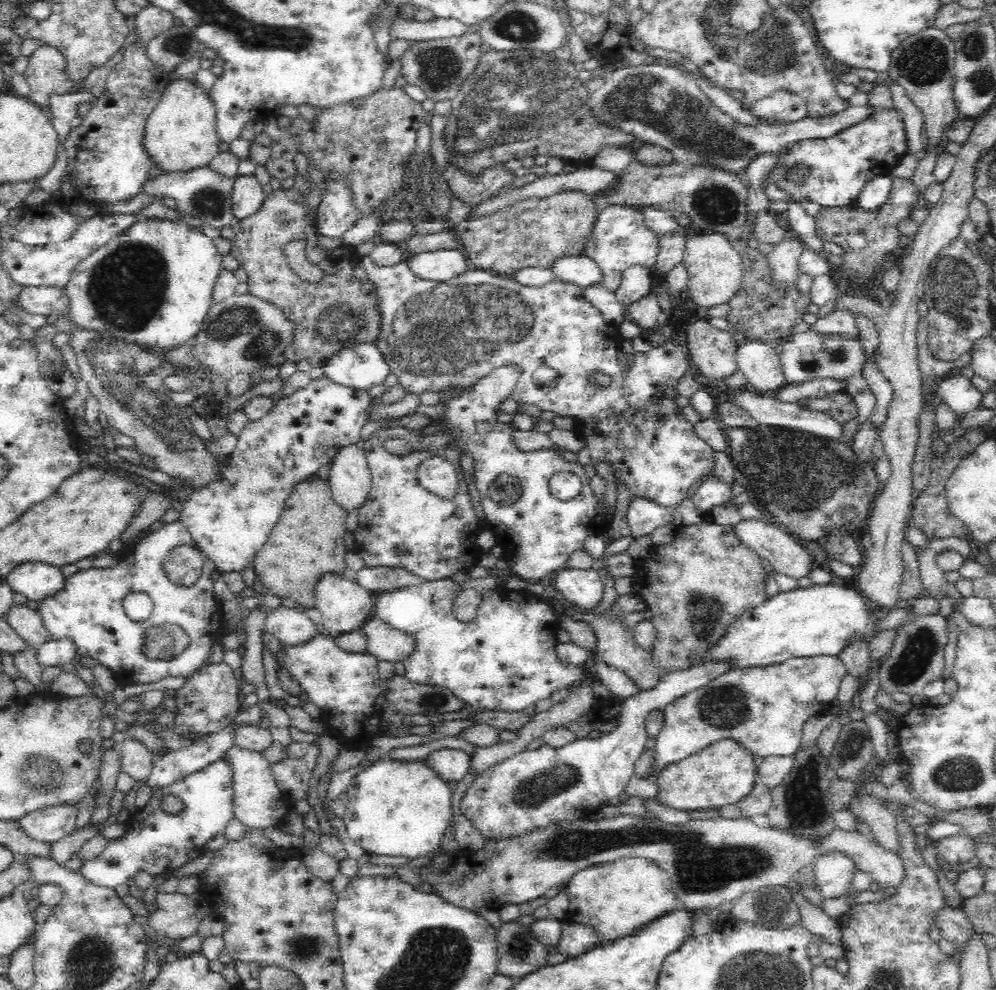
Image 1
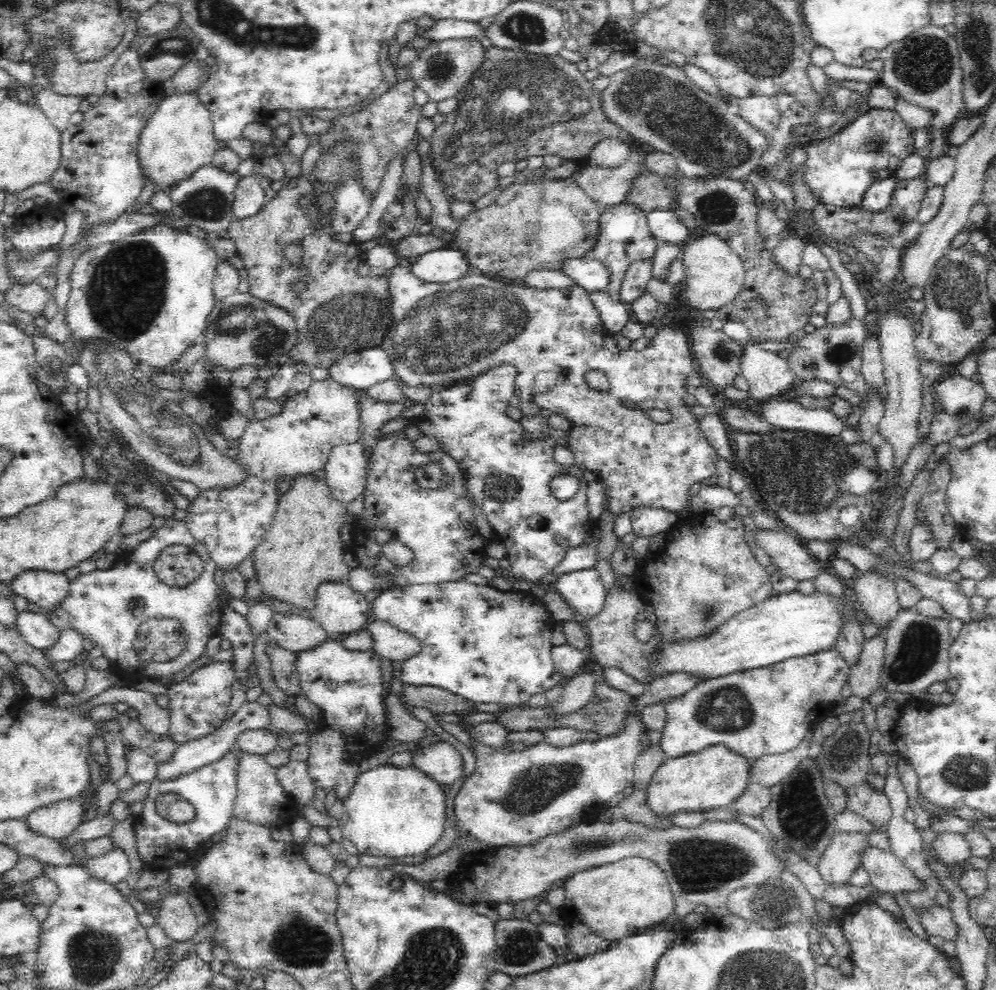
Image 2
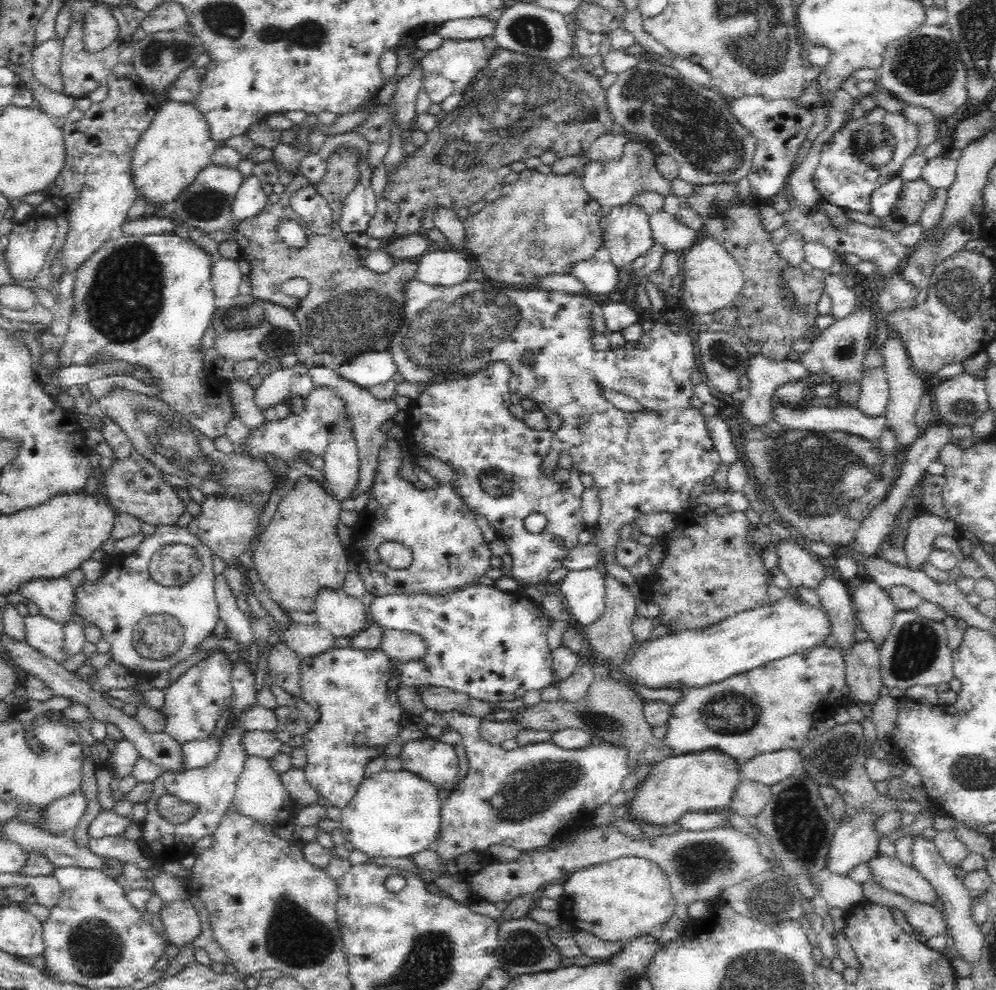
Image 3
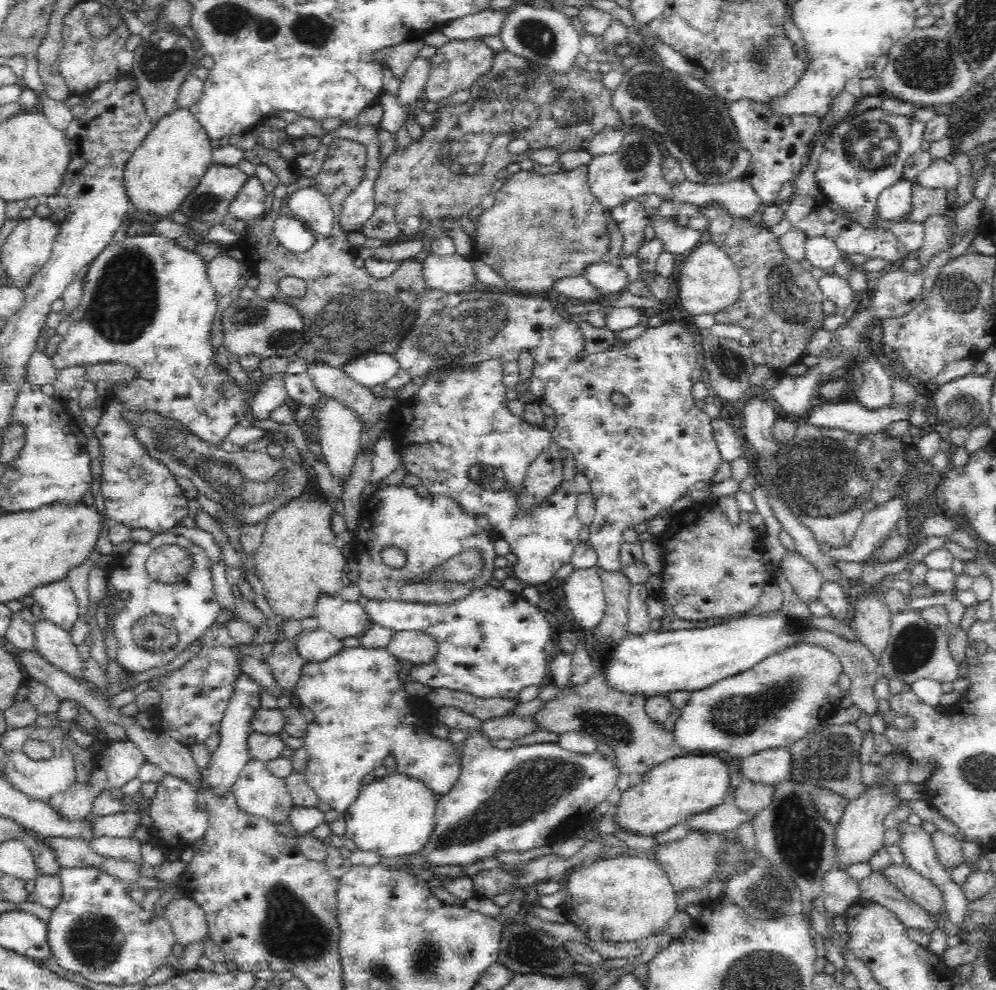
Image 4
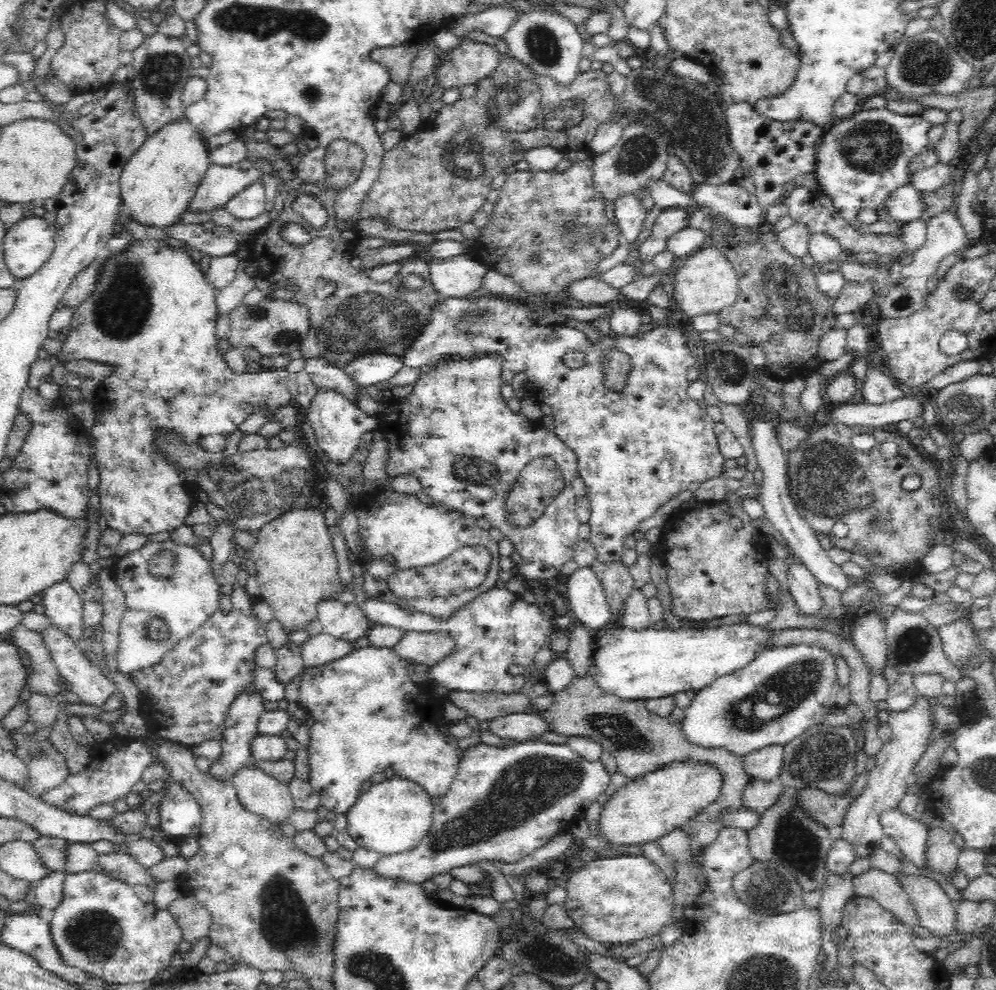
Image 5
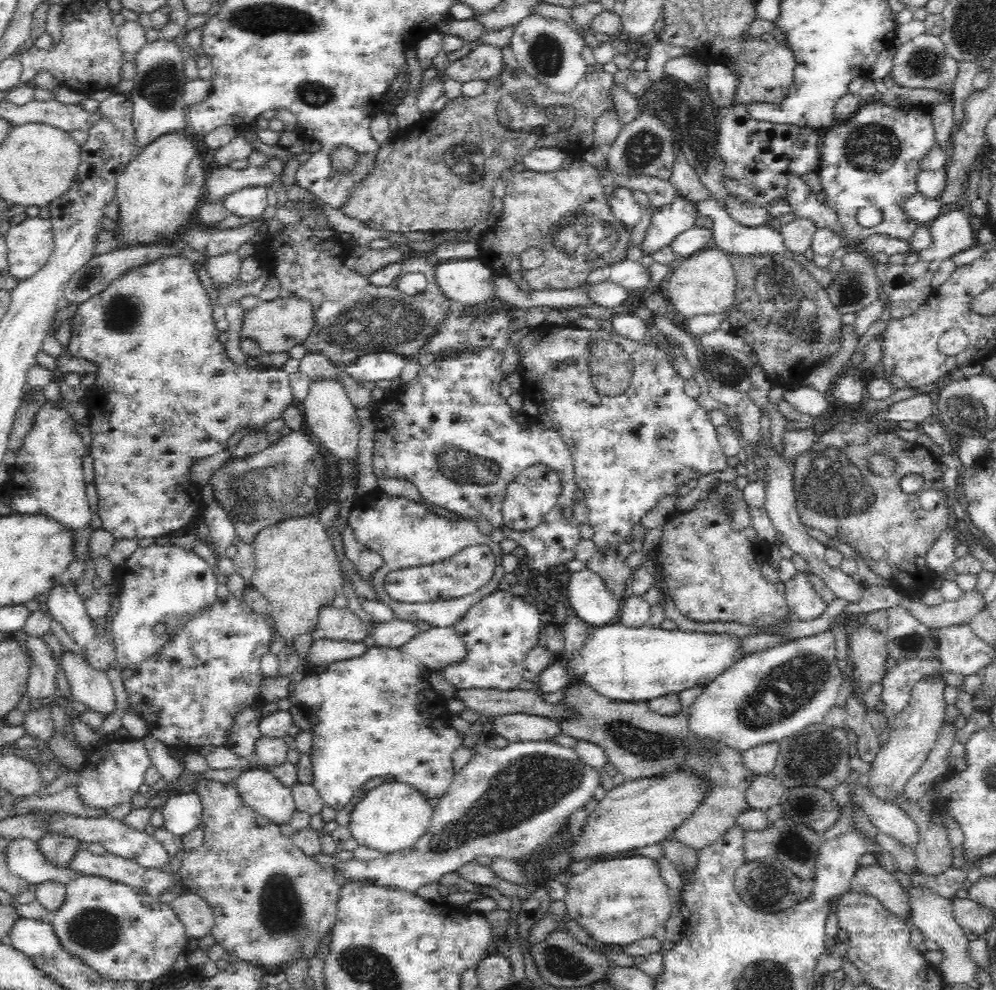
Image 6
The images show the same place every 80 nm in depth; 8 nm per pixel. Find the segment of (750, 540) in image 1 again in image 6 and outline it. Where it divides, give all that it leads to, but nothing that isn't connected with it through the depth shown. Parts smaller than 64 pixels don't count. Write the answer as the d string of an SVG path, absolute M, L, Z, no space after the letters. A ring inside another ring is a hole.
M798 572L796 578L784 585L784 596L794 620L812 622L824 614L828 604L813 591L805 573Z

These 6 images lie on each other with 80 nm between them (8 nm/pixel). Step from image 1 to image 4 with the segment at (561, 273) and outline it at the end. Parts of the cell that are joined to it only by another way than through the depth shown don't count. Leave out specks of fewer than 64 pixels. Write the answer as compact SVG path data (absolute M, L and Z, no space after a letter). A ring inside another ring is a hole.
M609 261L593 265L586 270L585 278L594 284L603 295L621 293L627 286L628 274L620 266L613 266Z

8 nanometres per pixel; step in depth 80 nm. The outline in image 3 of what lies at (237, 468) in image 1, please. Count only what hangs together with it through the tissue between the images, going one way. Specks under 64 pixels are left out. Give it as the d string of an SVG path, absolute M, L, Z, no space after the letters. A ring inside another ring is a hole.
M315 387L312 394L304 400L304 410L299 414L293 413L290 416L278 420L278 422L266 422L256 430L250 430L246 439L246 453L254 457L266 458L268 455L284 460L303 460L303 452L310 451L312 455L320 457L325 453L327 442L329 441L328 431L334 421L349 419L340 402L327 388ZM204 496L204 502L200 504L200 513L192 518L187 529L190 533L196 534L200 541L210 548L212 554L216 553L230 566L232 560L238 560L238 557L248 550L259 521L260 514L255 514L249 507L240 505L238 500ZM167 544L160 547L149 560L150 577L167 587L181 586L200 572L202 562L192 546Z

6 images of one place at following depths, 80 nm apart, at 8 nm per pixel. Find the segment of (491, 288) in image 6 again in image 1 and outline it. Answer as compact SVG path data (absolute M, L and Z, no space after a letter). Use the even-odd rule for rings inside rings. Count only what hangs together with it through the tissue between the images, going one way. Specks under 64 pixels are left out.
M458 249L424 252L412 256L407 262L410 271L417 278L436 284L446 282L468 271L467 256Z

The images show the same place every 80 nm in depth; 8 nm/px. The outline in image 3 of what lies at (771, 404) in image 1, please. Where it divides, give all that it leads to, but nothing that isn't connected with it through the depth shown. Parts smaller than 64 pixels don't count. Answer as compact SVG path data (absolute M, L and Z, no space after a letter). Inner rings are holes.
M775 404L774 420L790 429L850 432L866 440L879 441L886 427L886 413L868 417L856 406L842 404L838 408L814 406L804 409Z

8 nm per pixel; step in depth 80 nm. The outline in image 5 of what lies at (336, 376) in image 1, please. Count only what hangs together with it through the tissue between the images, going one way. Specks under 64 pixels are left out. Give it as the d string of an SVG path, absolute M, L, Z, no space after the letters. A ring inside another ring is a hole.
M376 354L356 358L344 368L344 371L360 387L369 385L378 386L392 376L405 365L403 358L397 355Z

